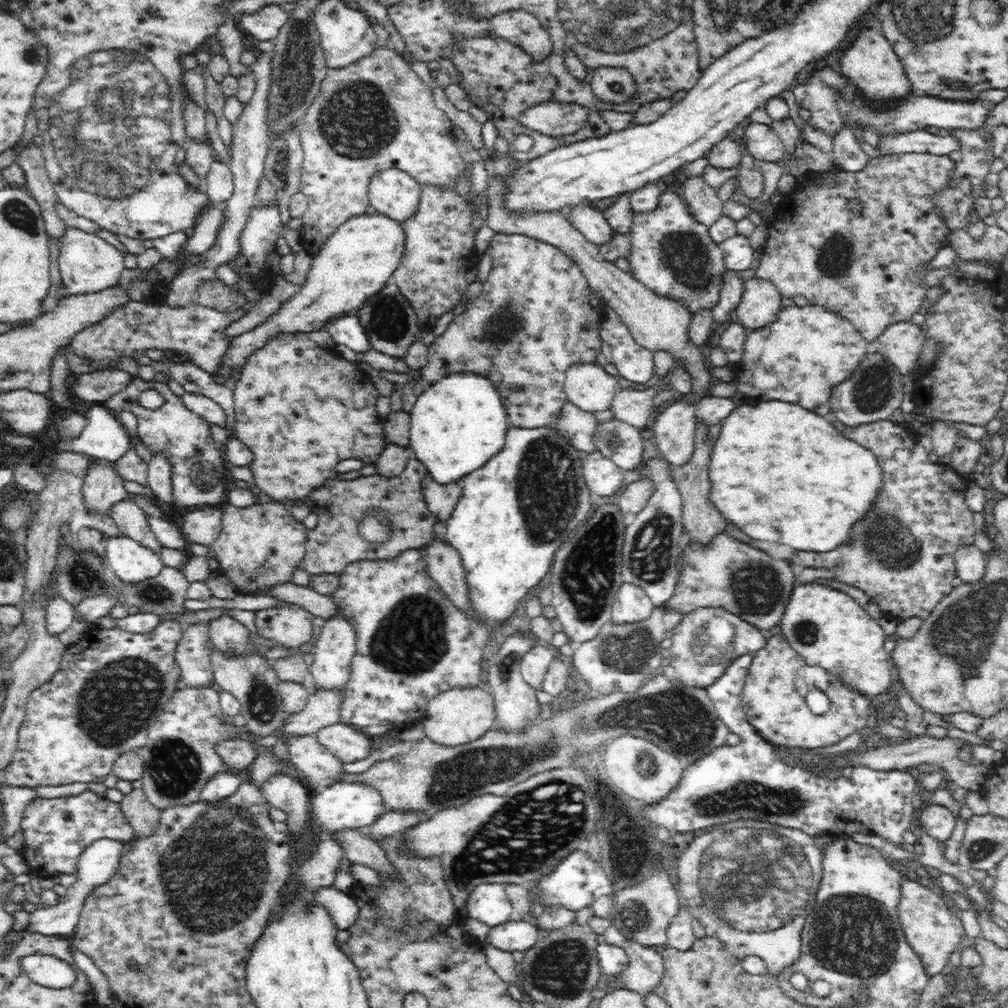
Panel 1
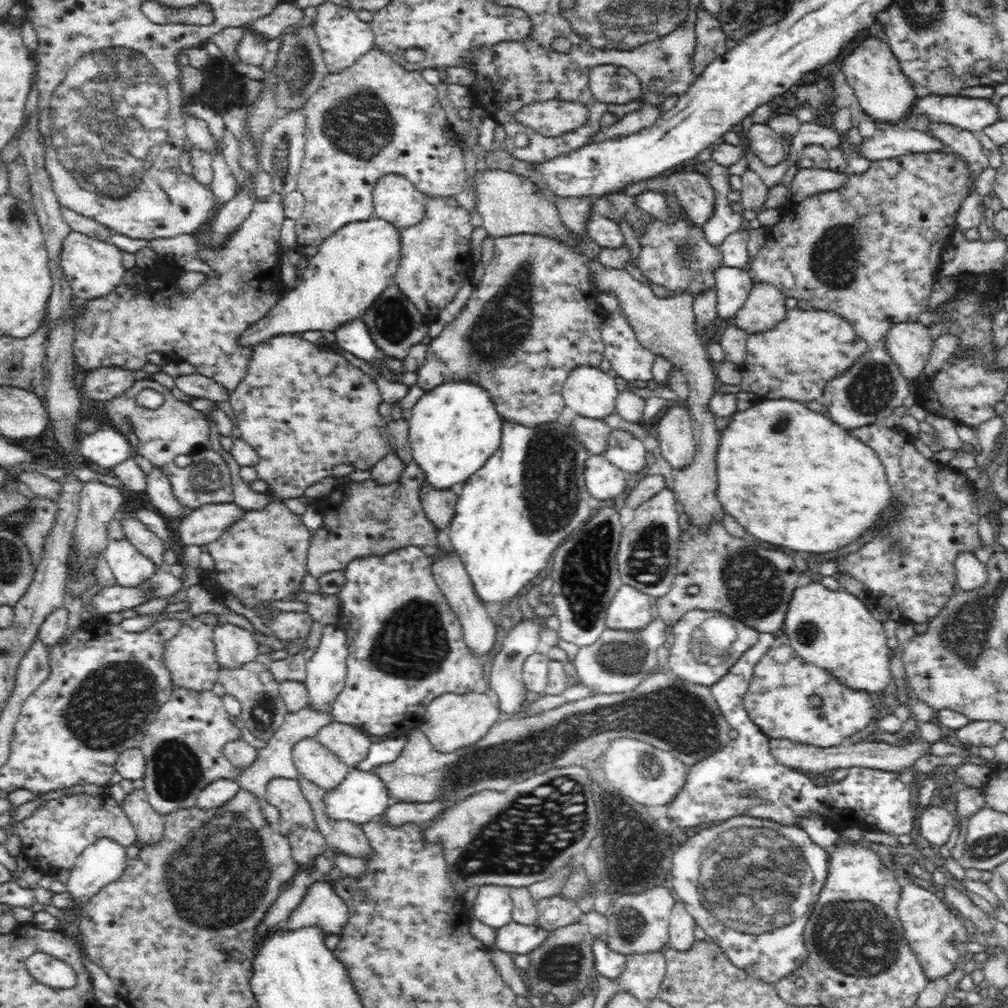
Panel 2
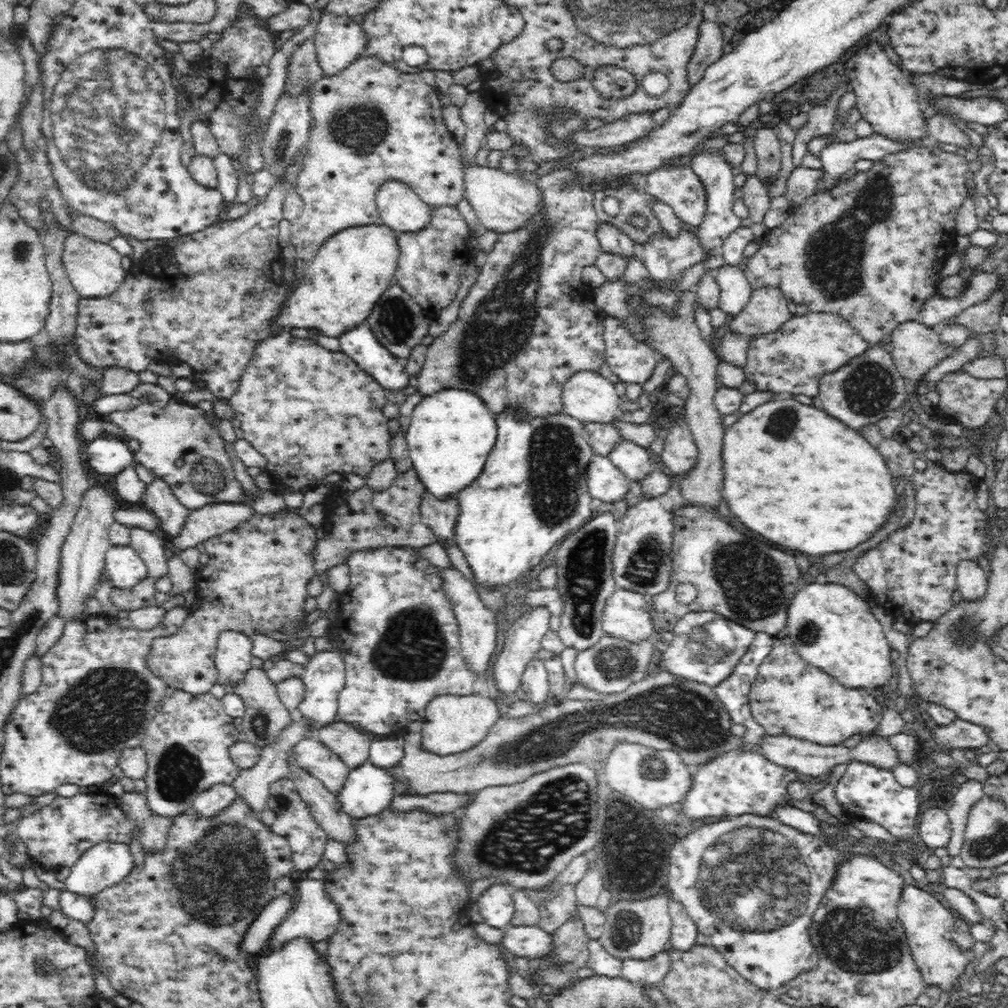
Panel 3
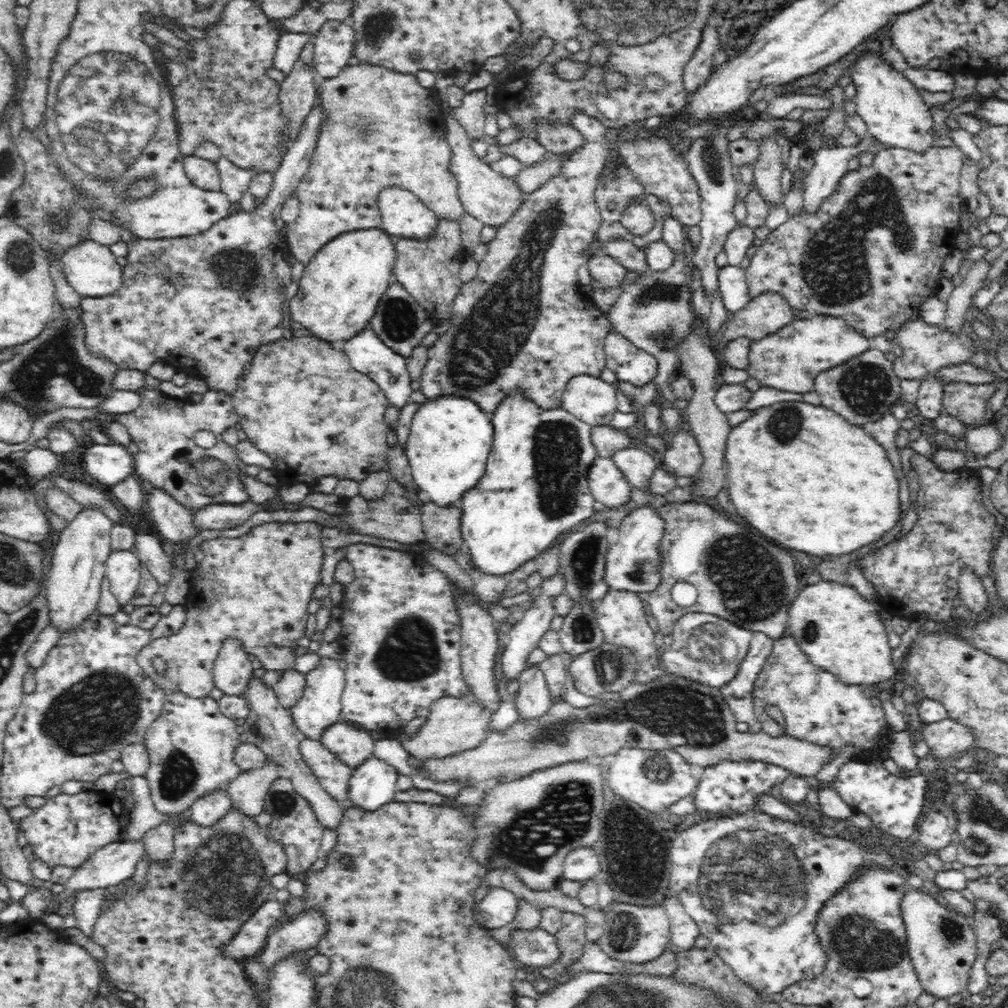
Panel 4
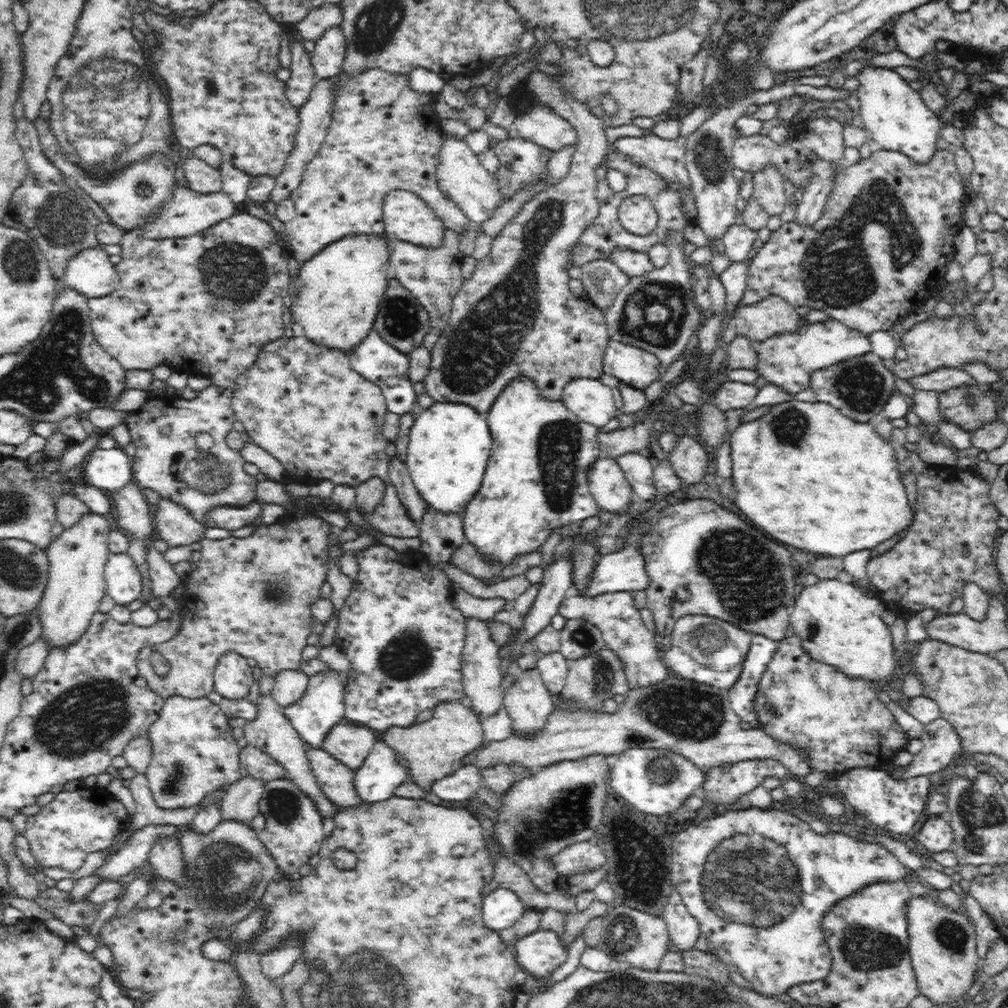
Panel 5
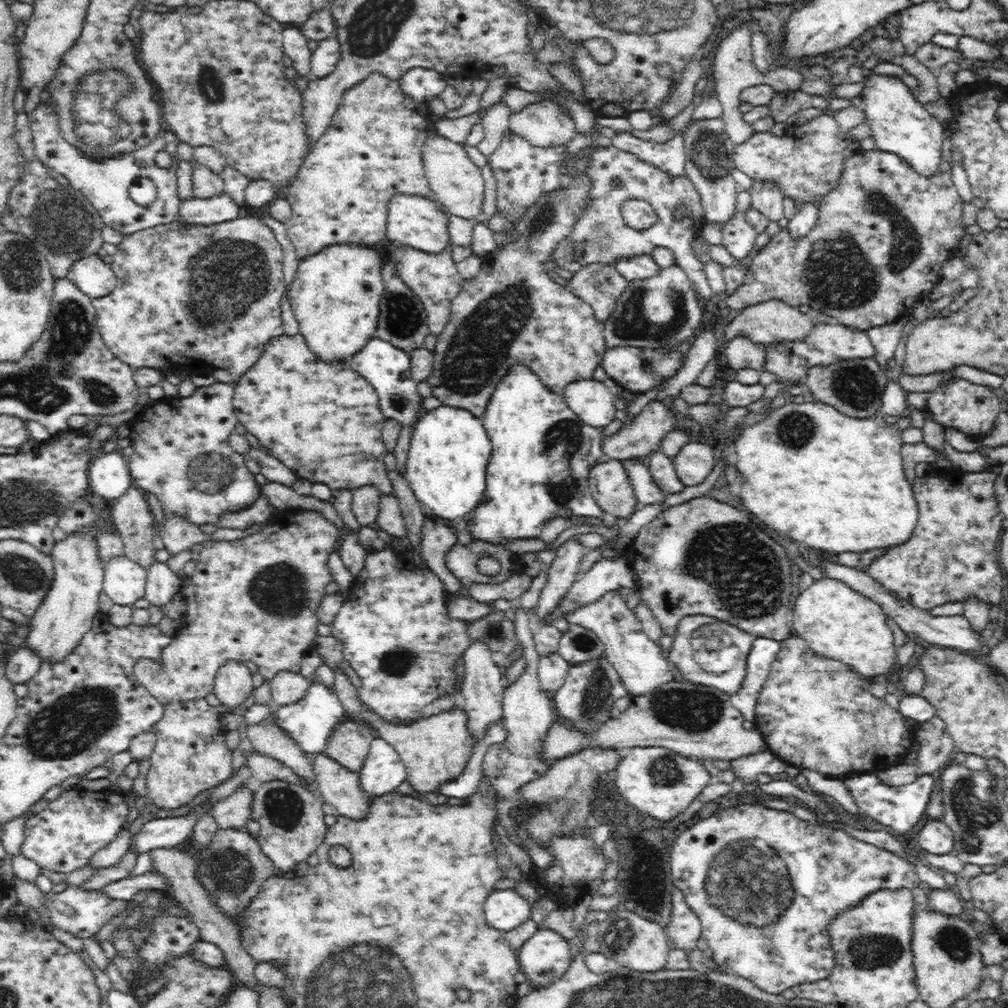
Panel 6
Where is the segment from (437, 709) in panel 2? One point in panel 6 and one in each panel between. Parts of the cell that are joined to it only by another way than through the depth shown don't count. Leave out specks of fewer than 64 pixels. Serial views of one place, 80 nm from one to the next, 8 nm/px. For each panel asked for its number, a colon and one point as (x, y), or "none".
3: (452, 723)
4: (453, 724)
5: (432, 748)
6: (434, 750)

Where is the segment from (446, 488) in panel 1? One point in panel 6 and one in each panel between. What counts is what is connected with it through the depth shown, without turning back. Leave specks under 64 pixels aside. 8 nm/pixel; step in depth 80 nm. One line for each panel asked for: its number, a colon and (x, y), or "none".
2: (439, 504)
3: (440, 515)
4: (441, 524)
5: (441, 534)
6: (438, 536)

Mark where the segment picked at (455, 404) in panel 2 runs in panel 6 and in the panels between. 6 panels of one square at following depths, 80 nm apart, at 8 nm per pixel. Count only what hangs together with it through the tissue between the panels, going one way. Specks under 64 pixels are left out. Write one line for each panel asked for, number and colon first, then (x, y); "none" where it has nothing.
3: (452, 432)
4: (450, 438)
5: (450, 443)
6: (447, 461)

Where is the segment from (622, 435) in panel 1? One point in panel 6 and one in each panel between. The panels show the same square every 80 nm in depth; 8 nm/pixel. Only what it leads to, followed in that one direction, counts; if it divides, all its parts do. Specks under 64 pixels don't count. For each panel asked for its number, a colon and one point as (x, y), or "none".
2: (624, 451)
3: (636, 463)
4: (637, 463)
5: (638, 467)
6: (646, 491)

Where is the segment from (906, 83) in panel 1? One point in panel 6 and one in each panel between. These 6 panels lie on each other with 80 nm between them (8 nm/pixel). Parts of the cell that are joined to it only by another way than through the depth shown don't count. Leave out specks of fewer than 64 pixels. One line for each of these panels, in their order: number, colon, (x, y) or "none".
2: (872, 70)
3: (886, 98)
4: (890, 105)
5: (896, 118)
6: (899, 123)

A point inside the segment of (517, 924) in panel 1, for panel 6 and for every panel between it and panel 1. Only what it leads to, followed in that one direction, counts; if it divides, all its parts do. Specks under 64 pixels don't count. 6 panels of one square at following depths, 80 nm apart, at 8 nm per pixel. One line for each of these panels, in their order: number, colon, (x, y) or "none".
2: (517, 938)
3: (529, 942)
4: (535, 948)
5: (540, 953)
6: (546, 956)

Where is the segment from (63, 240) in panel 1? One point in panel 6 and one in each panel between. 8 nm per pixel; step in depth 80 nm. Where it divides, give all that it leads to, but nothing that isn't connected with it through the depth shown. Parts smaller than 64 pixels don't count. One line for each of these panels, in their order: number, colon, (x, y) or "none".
2: (92, 267)
3: (95, 269)
4: (90, 267)
5: (90, 272)
6: (95, 278)

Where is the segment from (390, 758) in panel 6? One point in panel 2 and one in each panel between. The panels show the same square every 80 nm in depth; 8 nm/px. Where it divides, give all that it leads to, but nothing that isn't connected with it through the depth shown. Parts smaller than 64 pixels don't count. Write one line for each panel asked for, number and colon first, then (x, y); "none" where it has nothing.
2: (360, 798)
3: (367, 791)
4: (371, 785)
5: (376, 780)

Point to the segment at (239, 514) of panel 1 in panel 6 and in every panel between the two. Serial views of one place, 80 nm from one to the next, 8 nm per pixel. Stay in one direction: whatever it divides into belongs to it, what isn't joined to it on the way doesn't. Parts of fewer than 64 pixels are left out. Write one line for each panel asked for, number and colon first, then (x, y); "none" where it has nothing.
2: (261, 557)
3: (255, 581)
4: (256, 587)
5: (252, 595)
6: (254, 599)

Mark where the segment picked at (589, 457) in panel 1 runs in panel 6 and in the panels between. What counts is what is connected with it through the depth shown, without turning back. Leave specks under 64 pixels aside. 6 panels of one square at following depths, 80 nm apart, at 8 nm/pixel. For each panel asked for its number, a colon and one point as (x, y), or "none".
2: (604, 481)
3: (605, 482)
4: (606, 482)
5: (607, 483)
6: (612, 491)

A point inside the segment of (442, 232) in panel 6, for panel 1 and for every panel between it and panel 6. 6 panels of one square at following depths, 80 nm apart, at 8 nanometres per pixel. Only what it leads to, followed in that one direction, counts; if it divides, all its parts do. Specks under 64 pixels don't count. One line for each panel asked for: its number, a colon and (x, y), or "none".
1: (391, 191)
2: (395, 197)
3: (398, 205)
4: (403, 214)
5: (406, 217)

